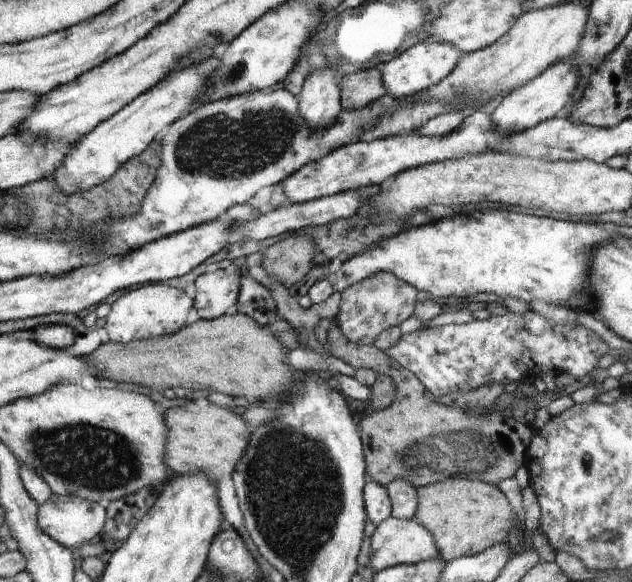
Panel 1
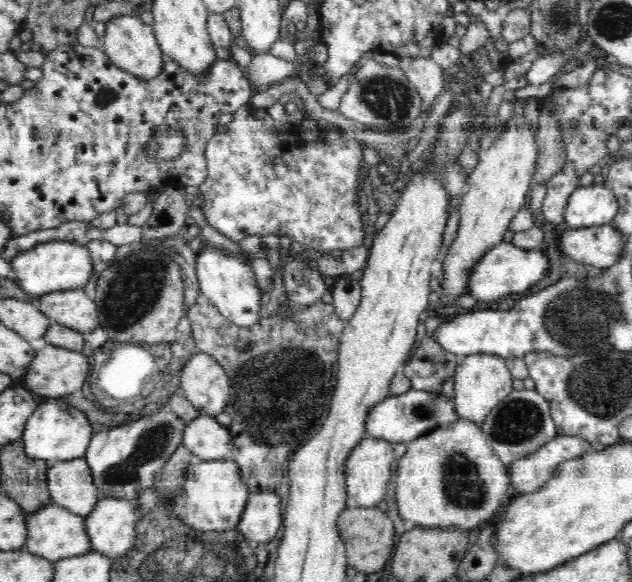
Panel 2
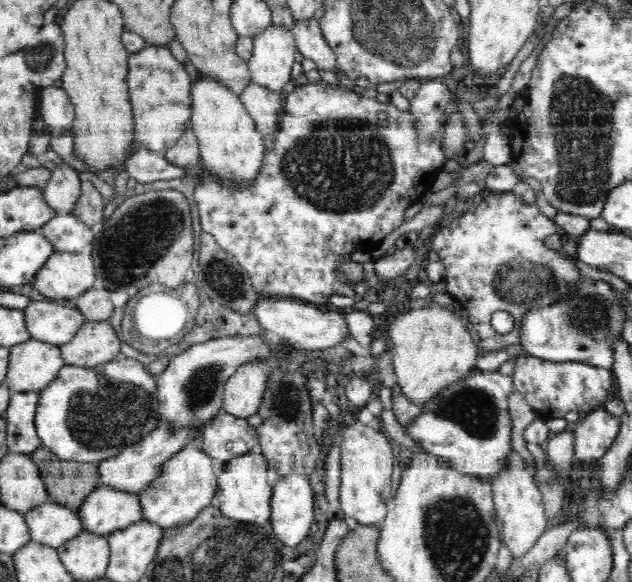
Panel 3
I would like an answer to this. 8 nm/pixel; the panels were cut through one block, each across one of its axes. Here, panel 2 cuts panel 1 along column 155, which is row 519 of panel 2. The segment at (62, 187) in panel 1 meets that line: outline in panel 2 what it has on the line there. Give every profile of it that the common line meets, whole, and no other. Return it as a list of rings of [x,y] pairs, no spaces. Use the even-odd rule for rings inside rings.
[[[100,498],[96,507],[85,518],[86,531],[91,541],[92,551],[106,555],[112,560],[126,555],[136,543],[137,521],[141,516],[140,506],[135,499]]]

